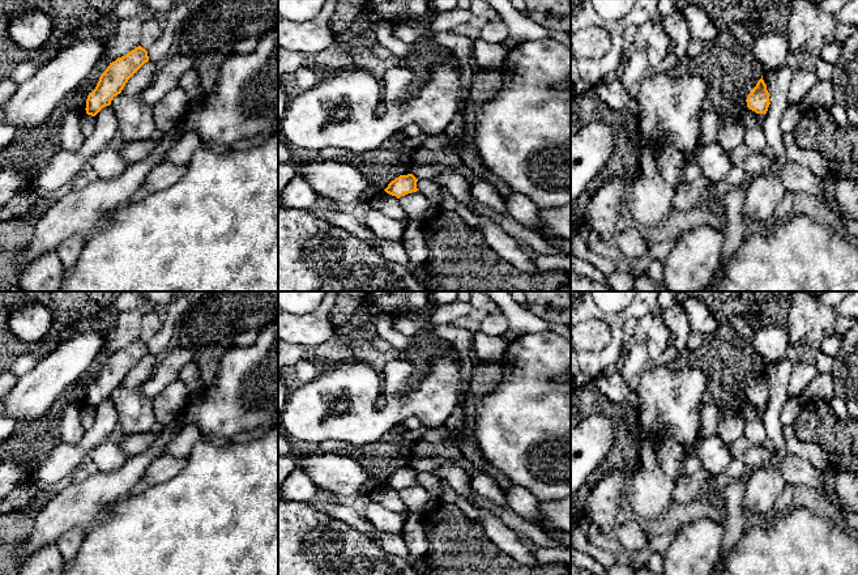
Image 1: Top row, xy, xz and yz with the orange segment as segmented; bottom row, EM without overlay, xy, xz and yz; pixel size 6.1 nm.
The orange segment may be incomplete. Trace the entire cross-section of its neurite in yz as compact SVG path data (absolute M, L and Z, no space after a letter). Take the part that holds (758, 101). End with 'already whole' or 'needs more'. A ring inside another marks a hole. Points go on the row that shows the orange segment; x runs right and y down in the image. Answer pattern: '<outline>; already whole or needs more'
M763 76L757 81L752 91L748 94L746 102L747 107L755 111L756 114L767 114L771 102L769 102L769 93L767 90L767 85L763 80Z; already whole

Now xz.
M413 174L400 175L392 180L384 191L400 199L407 193L417 192L417 182L418 179Z; already whole

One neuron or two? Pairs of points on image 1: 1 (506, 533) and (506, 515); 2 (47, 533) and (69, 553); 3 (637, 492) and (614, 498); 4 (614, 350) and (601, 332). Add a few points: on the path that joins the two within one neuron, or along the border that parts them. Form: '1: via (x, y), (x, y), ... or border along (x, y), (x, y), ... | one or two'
1: border along (478, 506), (486, 507), (517, 532) | two
2: border along (85, 529), (71, 528), (55, 542) | two
3: border along (636, 467), (636, 472), (624, 484), (623, 503) | two
4: border along (590, 319), (607, 326), (606, 346) | two

